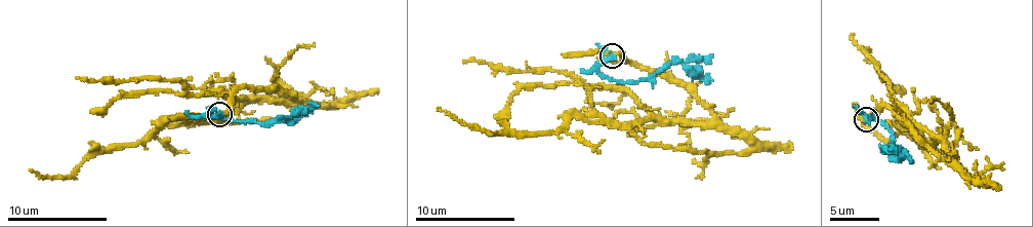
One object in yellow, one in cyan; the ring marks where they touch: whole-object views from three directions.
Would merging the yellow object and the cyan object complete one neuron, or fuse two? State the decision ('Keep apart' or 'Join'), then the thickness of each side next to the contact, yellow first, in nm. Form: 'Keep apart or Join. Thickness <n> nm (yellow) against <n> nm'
Keep apart. Thickness 300 nm (yellow) against 340 nm

